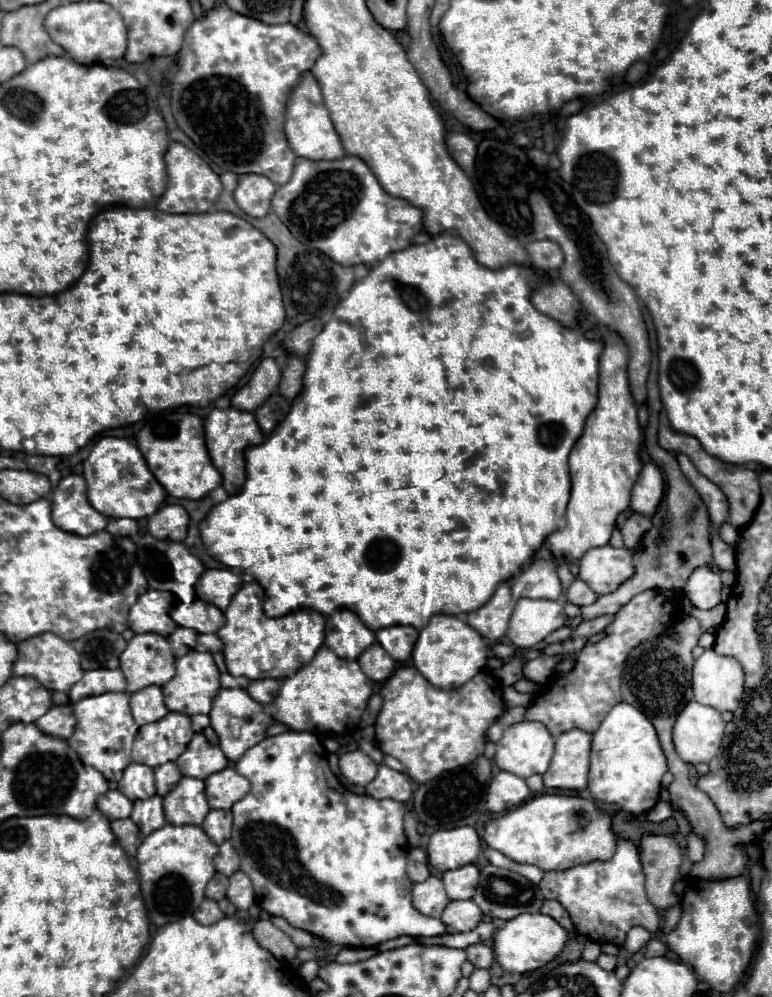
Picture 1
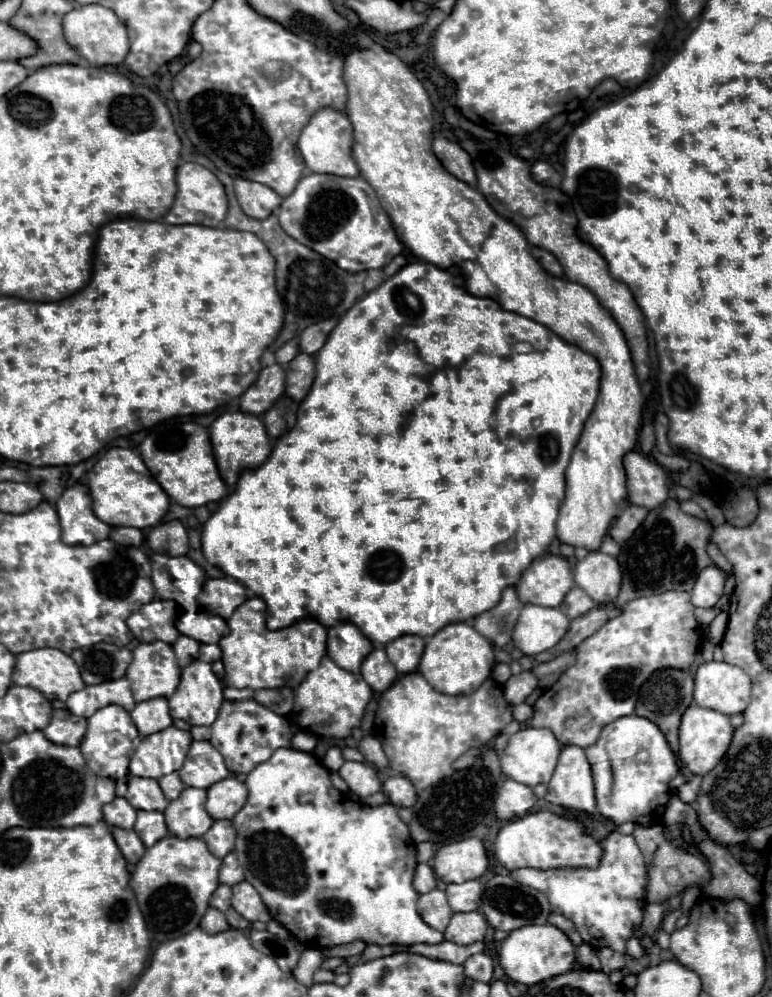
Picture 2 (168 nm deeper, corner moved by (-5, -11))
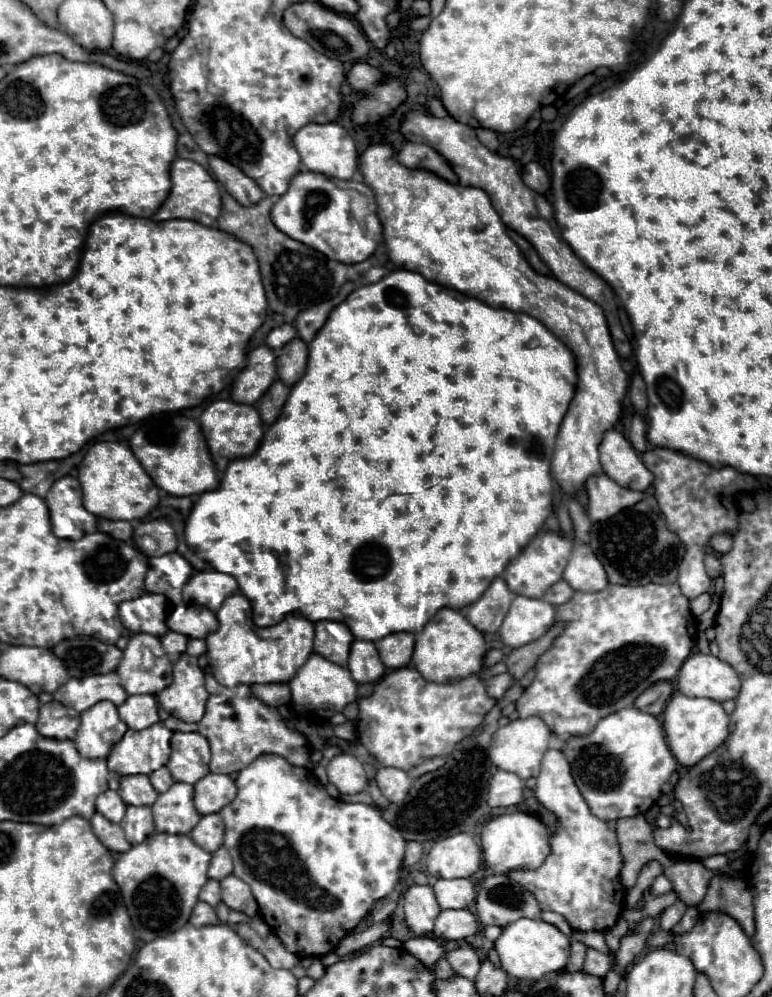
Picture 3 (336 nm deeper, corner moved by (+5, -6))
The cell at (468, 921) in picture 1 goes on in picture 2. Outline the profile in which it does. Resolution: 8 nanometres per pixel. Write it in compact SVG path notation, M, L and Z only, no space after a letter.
M480 912L454 914L448 928L444 930L444 938L456 944L474 944L484 940L488 932L488 922Z

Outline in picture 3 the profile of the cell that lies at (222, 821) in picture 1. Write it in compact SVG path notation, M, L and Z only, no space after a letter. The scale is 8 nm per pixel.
M218 813L204 815L200 819L200 823L192 829L190 837L202 849L206 849L210 853L216 851L222 845L222 841L224 841L224 823L222 823L222 817Z

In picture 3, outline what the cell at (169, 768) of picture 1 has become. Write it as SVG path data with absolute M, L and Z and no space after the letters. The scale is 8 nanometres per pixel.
M166 767L154 771L154 773L150 775L150 781L152 781L152 785L154 785L154 789L156 789L158 793L164 793L164 791L174 783L174 779L172 779L172 775L170 775L170 771L168 771Z

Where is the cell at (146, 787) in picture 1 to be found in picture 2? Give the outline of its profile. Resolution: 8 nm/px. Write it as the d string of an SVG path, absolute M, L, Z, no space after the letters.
M132 776L128 780L128 792L126 800L136 810L164 810L168 806L168 800L164 798L158 782L154 778L140 778Z

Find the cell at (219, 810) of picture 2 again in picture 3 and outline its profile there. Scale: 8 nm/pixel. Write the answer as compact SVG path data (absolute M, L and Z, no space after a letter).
M208 773L194 785L194 803L200 815L218 813L236 797L236 785L230 775Z

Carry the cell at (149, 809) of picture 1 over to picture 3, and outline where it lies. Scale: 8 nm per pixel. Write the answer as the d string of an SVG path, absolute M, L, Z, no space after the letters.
M128 807L126 815L122 819L122 829L128 837L130 845L138 845L144 841L152 831L154 831L154 821L152 821L152 811L150 807Z

